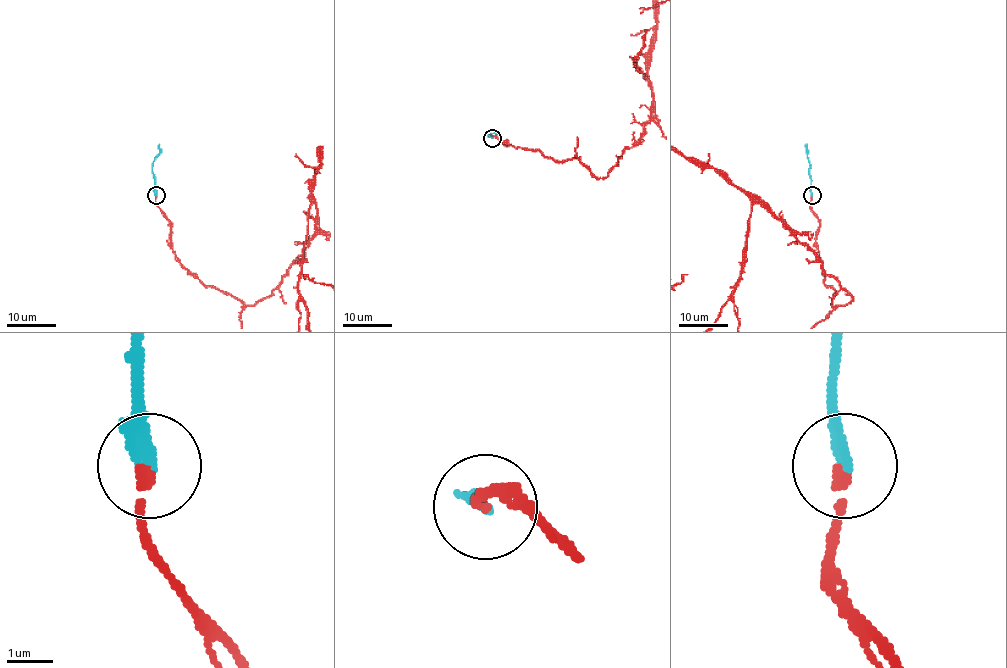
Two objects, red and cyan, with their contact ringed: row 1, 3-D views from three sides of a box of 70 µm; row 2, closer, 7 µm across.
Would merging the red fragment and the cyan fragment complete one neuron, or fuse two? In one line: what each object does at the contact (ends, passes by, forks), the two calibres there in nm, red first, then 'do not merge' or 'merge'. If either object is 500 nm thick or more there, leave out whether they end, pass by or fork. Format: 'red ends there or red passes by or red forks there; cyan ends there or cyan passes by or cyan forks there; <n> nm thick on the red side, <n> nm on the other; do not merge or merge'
red ends there; cyan ends there; 200 nm thick on the red side, 220 nm on the other; merge

